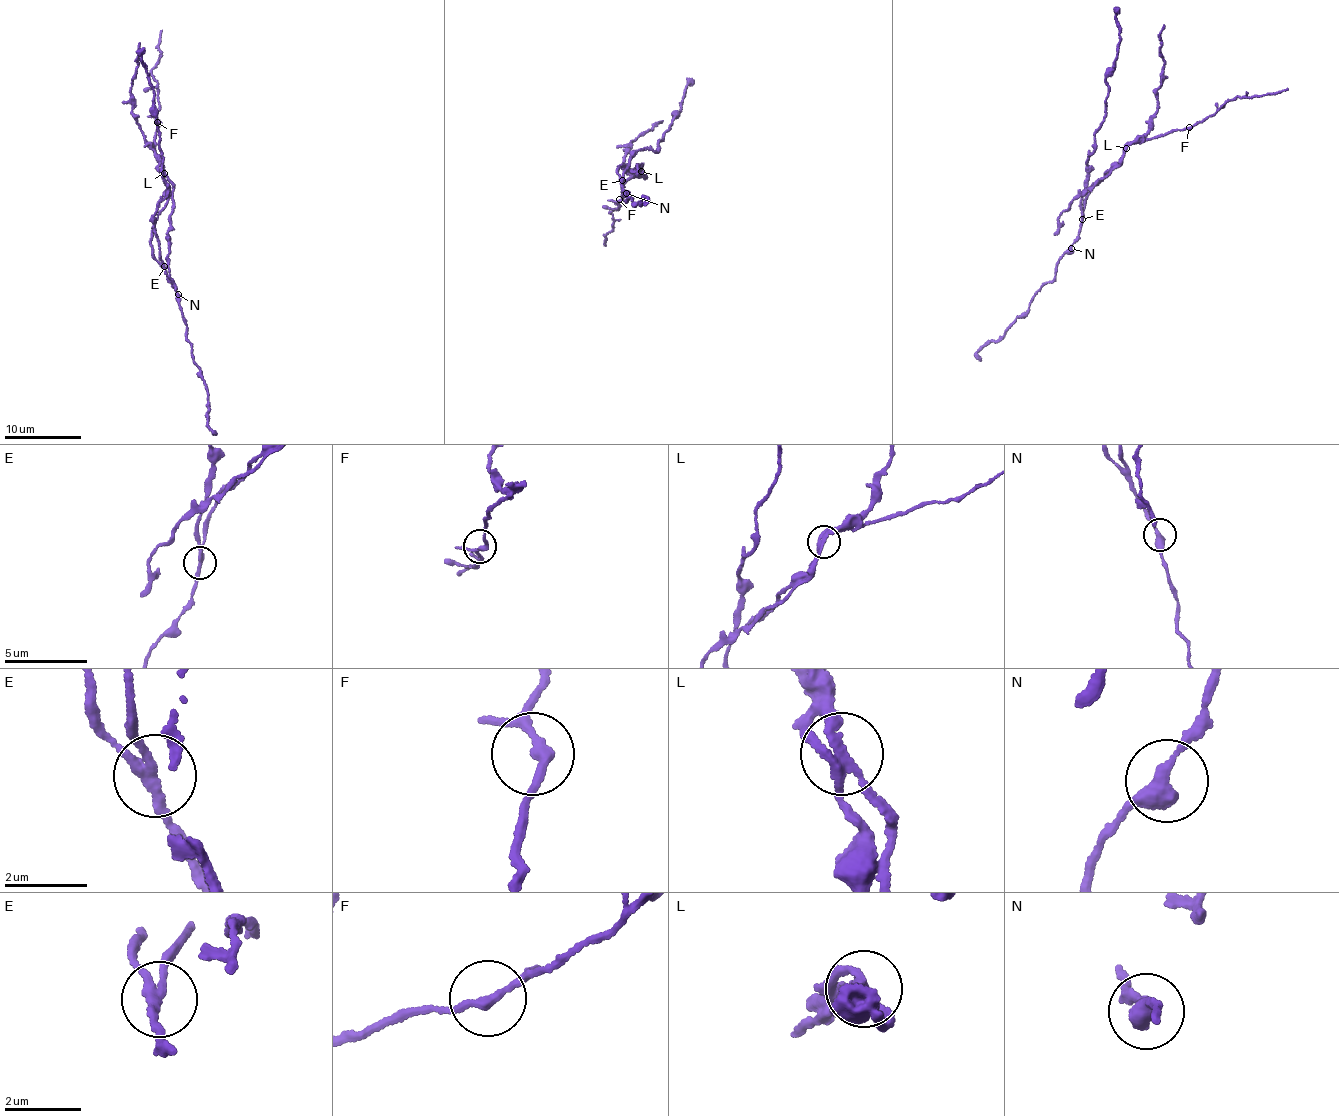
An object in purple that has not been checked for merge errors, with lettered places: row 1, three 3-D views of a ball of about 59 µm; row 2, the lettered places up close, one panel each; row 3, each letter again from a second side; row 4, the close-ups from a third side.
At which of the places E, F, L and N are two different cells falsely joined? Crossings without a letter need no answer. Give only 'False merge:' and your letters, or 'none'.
False merge: E, L

